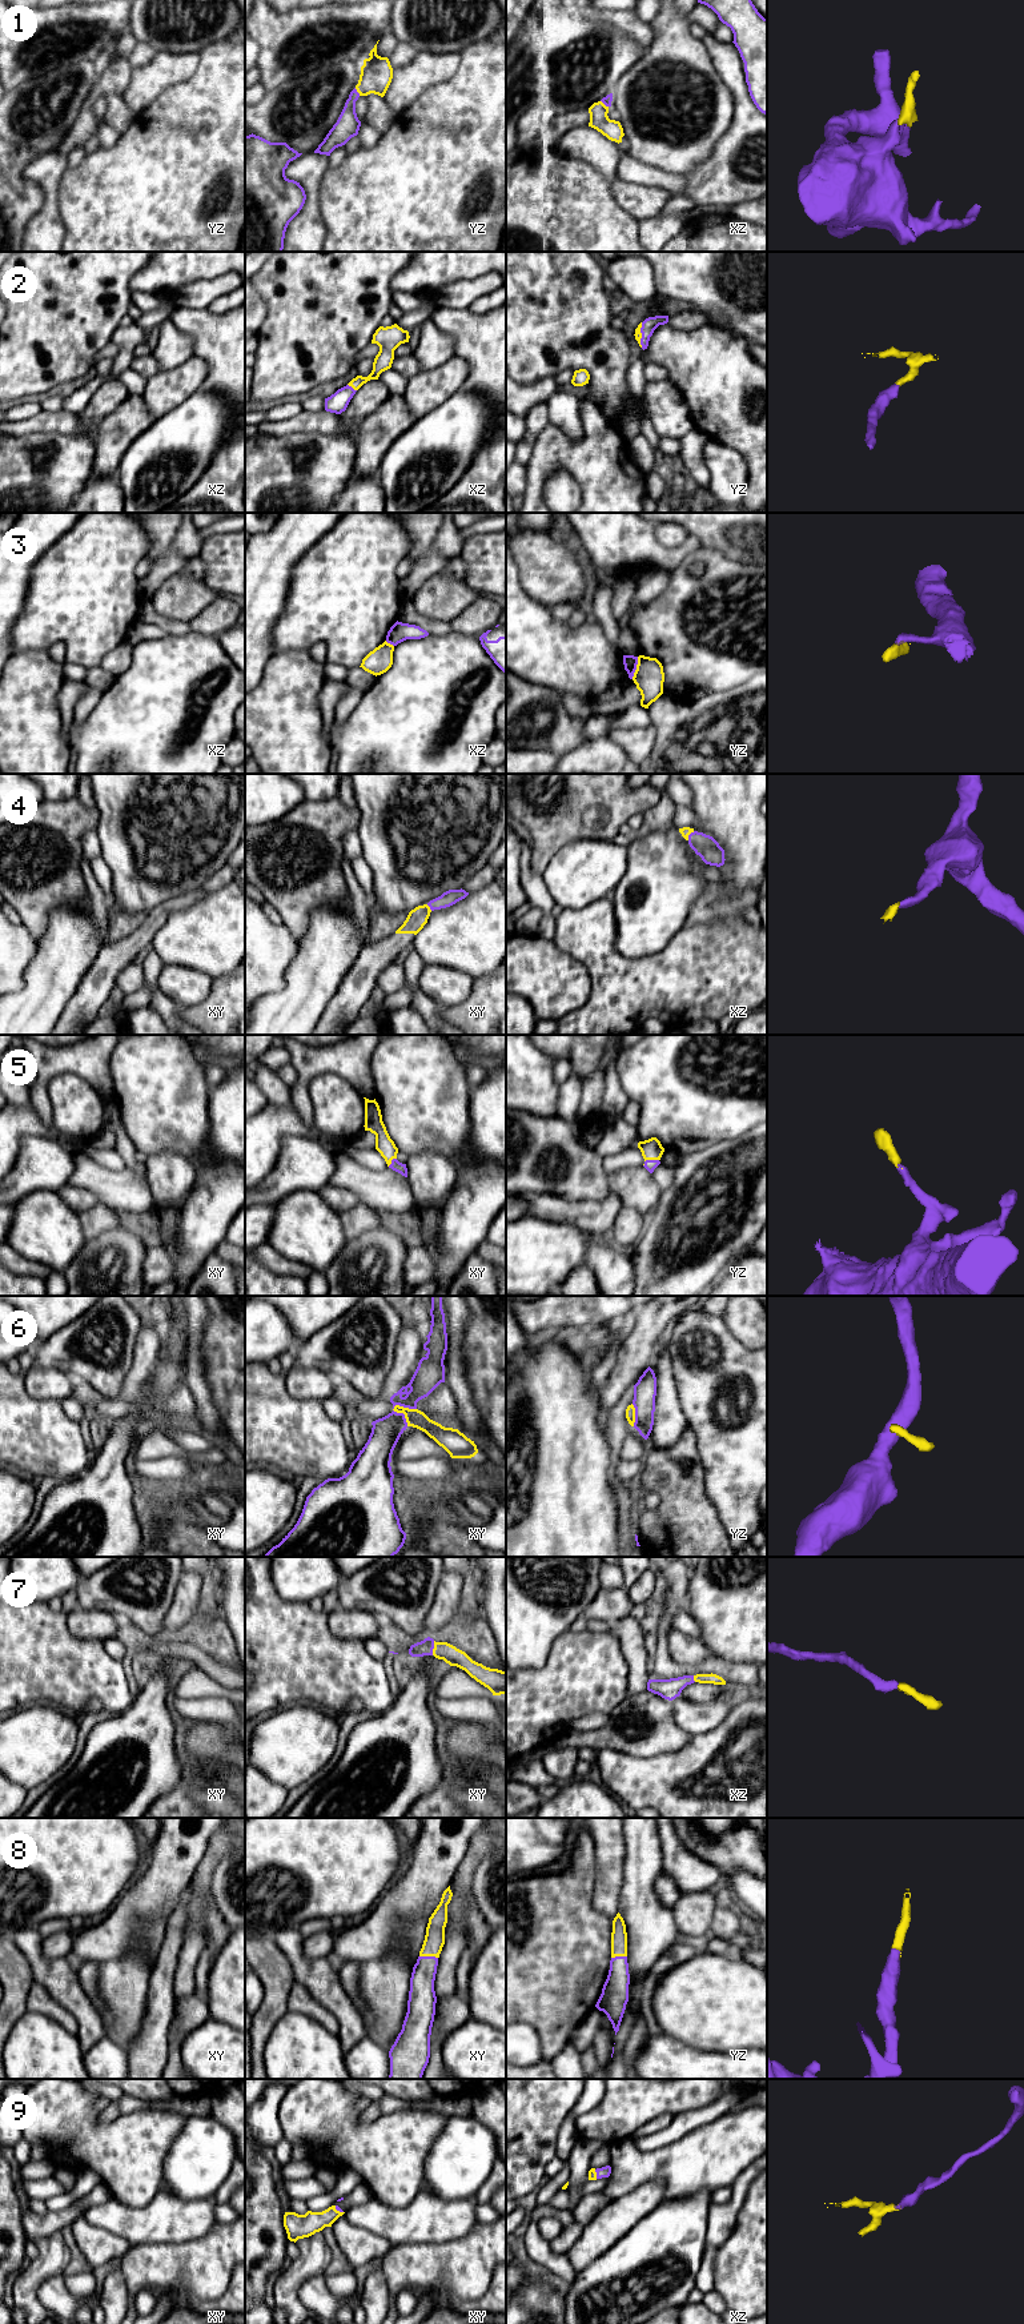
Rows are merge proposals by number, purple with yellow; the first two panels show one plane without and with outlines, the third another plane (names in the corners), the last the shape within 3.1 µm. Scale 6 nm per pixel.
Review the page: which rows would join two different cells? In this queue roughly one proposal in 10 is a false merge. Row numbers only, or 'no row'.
3, 6

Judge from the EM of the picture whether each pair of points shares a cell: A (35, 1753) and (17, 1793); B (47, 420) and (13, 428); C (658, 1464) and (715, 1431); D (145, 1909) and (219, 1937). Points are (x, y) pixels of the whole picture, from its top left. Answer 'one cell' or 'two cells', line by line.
A: two cells
B: one cell
C: two cells
D: two cells

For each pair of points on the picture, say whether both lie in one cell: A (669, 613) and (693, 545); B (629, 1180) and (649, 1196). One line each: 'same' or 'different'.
A: different
B: same

